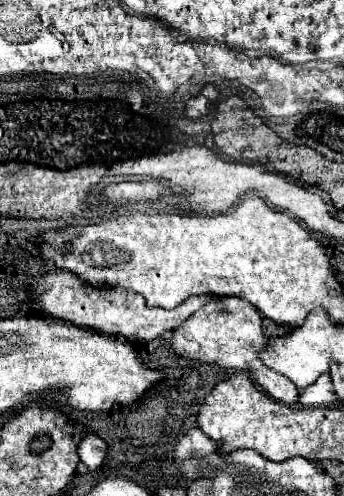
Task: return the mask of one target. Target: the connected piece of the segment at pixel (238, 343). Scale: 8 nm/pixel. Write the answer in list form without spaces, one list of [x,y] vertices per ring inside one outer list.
[[[221,296],[219,304],[207,304],[195,312],[195,316],[187,318],[183,326],[179,326],[169,340],[169,350],[181,358],[197,360],[201,364],[217,364],[221,368],[243,370],[253,376],[253,380],[275,400],[283,404],[295,404],[299,396],[299,388],[287,380],[285,376],[269,370],[259,358],[257,352],[265,346],[267,336],[261,332],[261,316],[251,306],[251,302],[239,296]]]

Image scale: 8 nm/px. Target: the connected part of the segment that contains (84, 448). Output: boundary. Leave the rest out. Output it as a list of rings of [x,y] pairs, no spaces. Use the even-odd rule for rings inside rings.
[[[83,426],[77,428],[81,434],[83,434],[83,440],[79,444],[79,456],[81,456],[81,462],[89,466],[89,470],[97,472],[103,468],[105,464],[105,456],[107,456],[107,444],[95,436],[93,432],[85,430]]]

